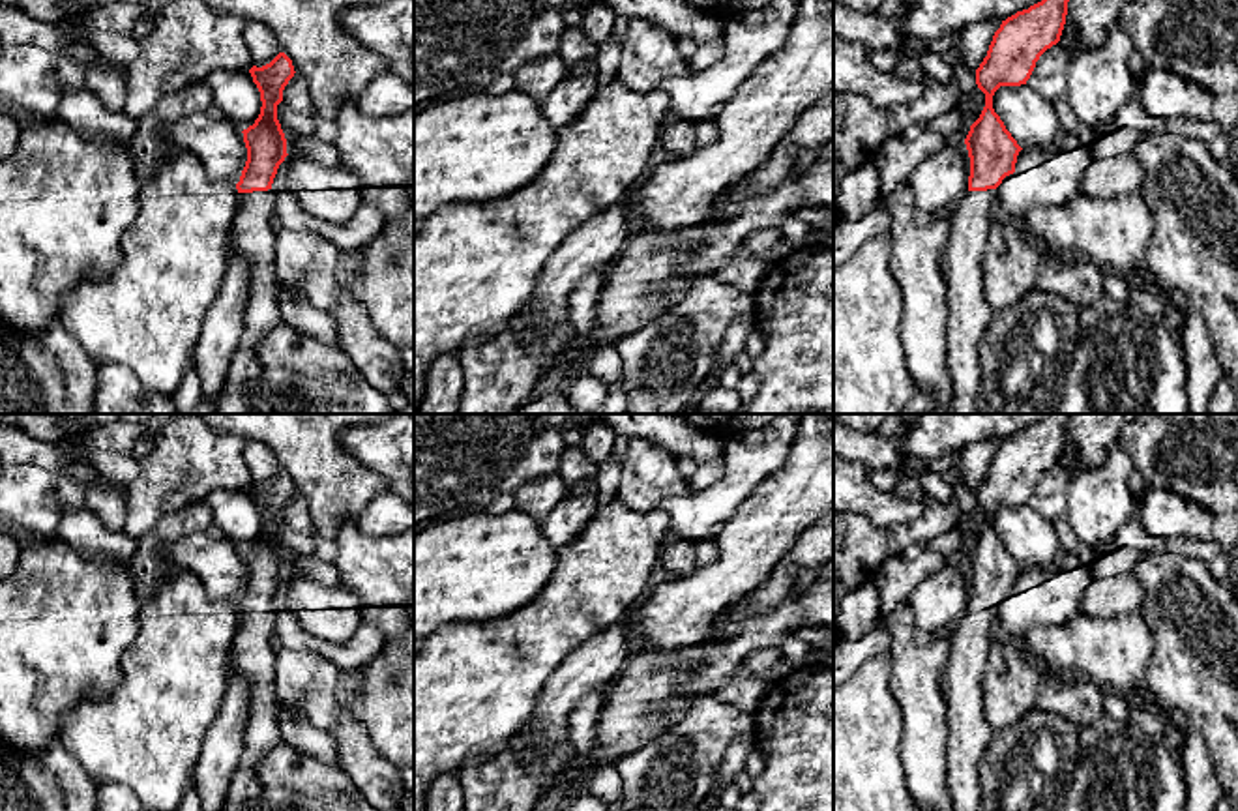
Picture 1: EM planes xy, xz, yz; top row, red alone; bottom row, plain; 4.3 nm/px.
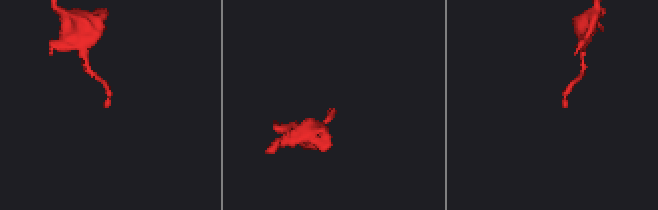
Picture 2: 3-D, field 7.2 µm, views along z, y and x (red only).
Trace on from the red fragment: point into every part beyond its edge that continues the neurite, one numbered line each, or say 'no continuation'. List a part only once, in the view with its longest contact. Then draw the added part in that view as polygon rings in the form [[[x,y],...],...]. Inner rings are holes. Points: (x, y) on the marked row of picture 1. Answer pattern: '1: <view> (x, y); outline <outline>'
1: xy (253, 229); outline [[[272,189],[238,195],[232,247],[247,260],[251,292],[243,335],[230,360],[215,414],[258,414],[253,406],[262,376],[257,347],[279,322],[287,320],[277,303],[275,197]]]

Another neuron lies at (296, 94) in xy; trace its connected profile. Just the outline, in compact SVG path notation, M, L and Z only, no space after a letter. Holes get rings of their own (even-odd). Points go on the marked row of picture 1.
M294 73L285 86L283 99L300 114L309 114L313 111L307 81L298 73Z

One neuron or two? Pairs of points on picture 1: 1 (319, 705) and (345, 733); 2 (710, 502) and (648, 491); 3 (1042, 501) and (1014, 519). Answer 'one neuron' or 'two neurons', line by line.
1: two neurons
2: two neurons
3: two neurons

